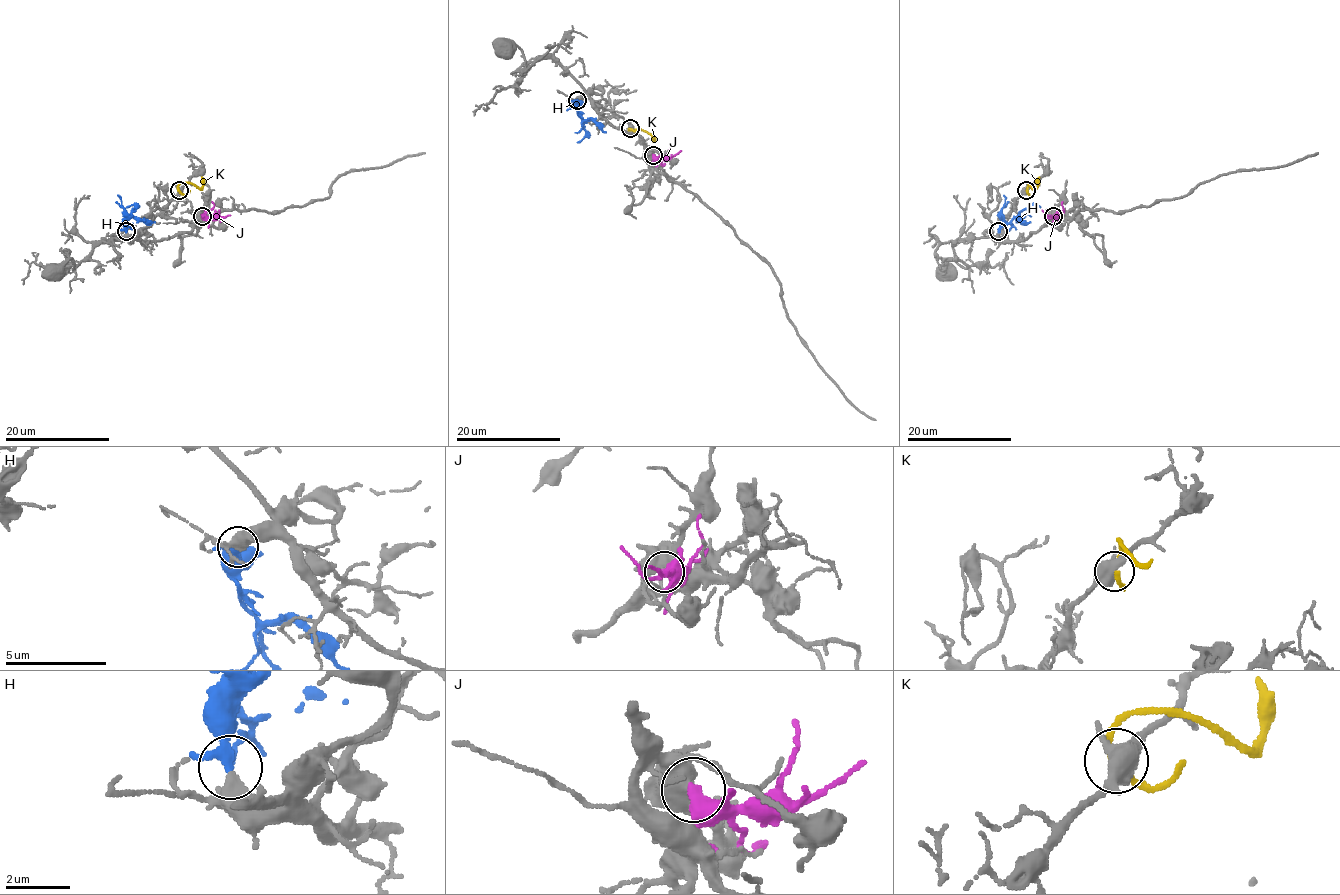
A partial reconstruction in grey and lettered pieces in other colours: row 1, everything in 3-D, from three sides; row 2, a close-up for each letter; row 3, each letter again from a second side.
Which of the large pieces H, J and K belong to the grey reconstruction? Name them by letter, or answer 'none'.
H

